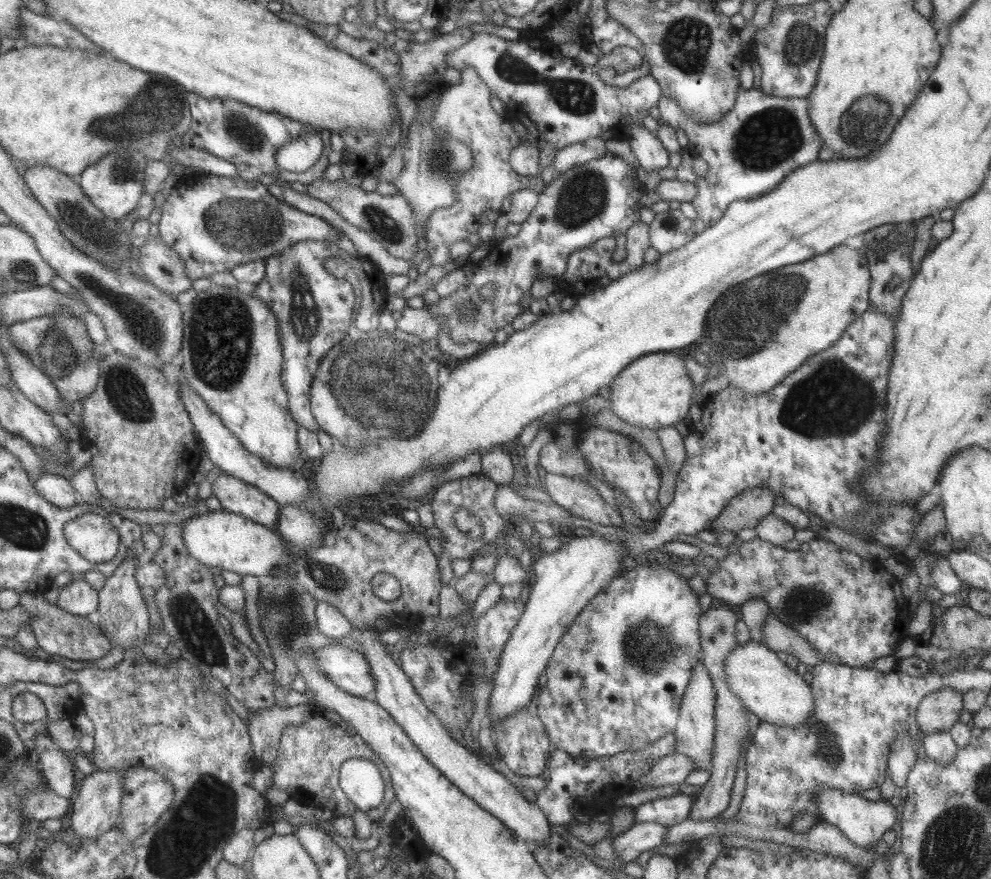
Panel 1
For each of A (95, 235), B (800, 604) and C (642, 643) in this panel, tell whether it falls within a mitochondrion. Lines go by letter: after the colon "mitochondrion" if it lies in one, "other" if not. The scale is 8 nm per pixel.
A: mitochondrion
B: mitochondrion
C: mitochondrion

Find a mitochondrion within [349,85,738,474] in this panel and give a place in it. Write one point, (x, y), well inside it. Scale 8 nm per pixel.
(583, 197)

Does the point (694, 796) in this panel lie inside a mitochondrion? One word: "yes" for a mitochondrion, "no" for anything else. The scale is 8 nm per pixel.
no

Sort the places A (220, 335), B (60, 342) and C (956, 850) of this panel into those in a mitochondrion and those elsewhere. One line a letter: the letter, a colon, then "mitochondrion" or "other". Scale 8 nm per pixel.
A: mitochondrion
B: mitochondrion
C: mitochondrion

